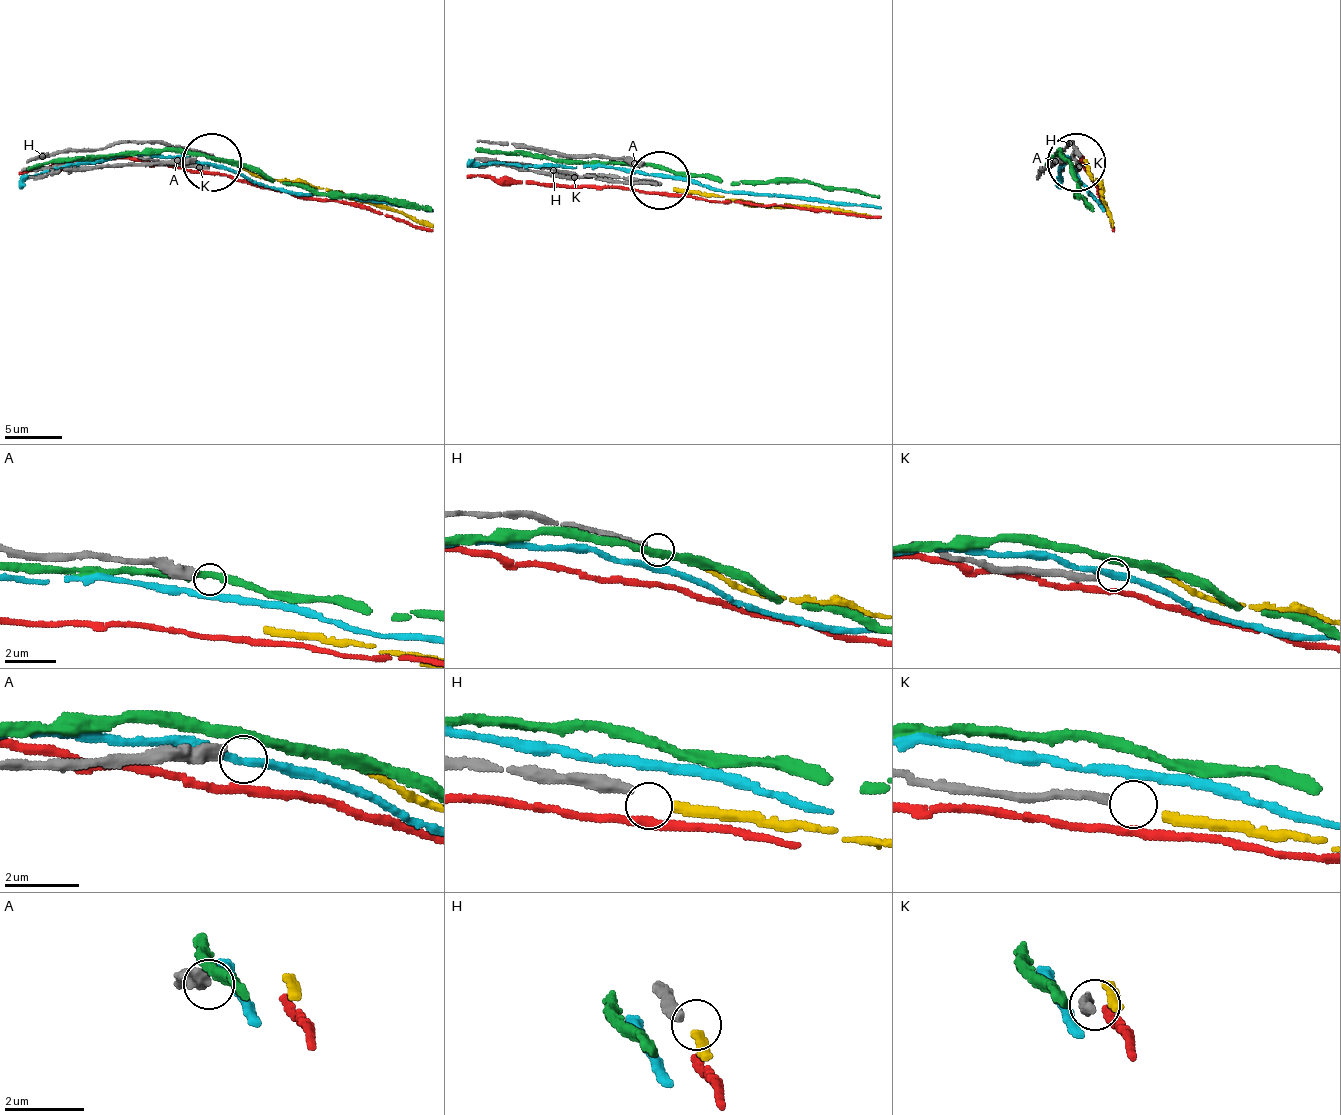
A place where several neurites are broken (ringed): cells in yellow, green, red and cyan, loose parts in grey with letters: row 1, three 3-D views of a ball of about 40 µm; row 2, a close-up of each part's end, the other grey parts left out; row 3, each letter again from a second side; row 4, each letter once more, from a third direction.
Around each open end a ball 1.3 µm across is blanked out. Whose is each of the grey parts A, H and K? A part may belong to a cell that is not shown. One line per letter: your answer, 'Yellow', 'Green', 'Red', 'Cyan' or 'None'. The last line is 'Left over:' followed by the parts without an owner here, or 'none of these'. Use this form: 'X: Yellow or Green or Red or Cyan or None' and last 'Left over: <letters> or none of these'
A: None
H: Yellow
K: None
Left over: A, K

